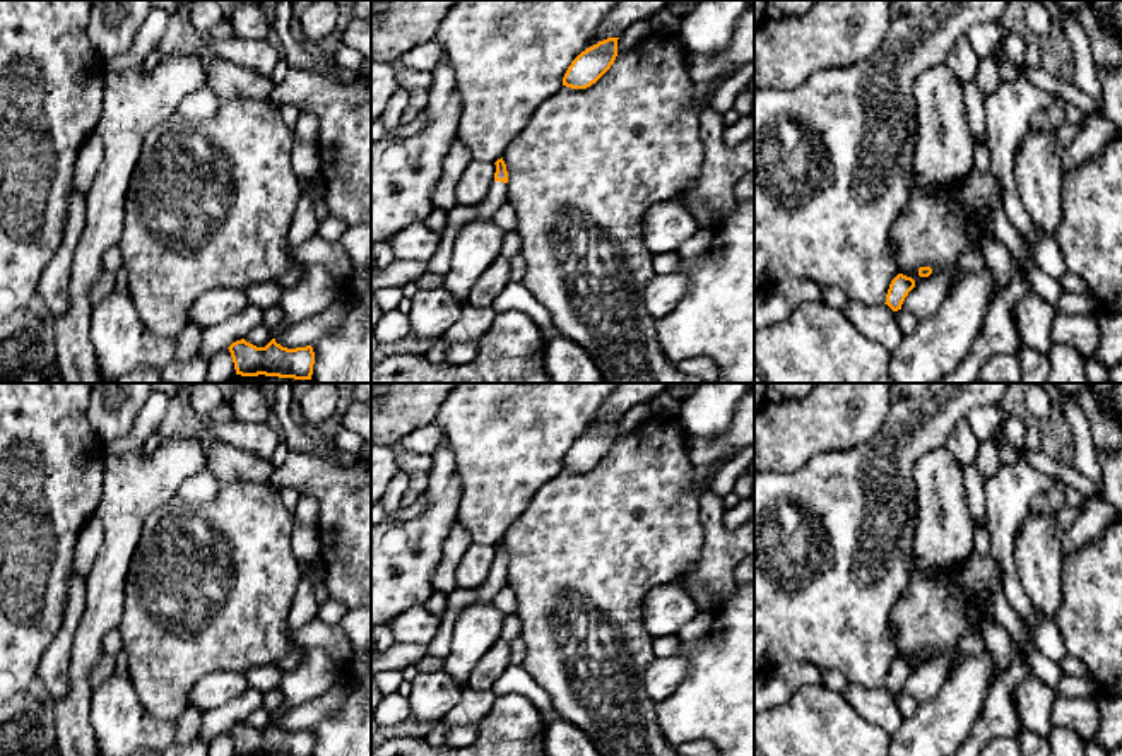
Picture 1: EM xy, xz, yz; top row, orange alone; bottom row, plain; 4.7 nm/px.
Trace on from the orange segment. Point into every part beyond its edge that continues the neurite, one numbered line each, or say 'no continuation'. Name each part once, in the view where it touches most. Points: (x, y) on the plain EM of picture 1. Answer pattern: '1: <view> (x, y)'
1: xz (495, 582)

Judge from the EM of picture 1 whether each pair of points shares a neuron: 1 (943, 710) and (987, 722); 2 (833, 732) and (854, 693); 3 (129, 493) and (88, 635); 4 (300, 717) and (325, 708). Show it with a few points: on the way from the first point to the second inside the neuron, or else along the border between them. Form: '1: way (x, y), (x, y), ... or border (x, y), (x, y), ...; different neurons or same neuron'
1: border (992, 683), (980, 715), (965, 738); different neurons
2: border (842, 695), (862, 717), (879, 727); different neurons
3: way (122, 529), (103, 589), (103, 599); same neuron
4: way (307, 715), (318, 708); same neuron

